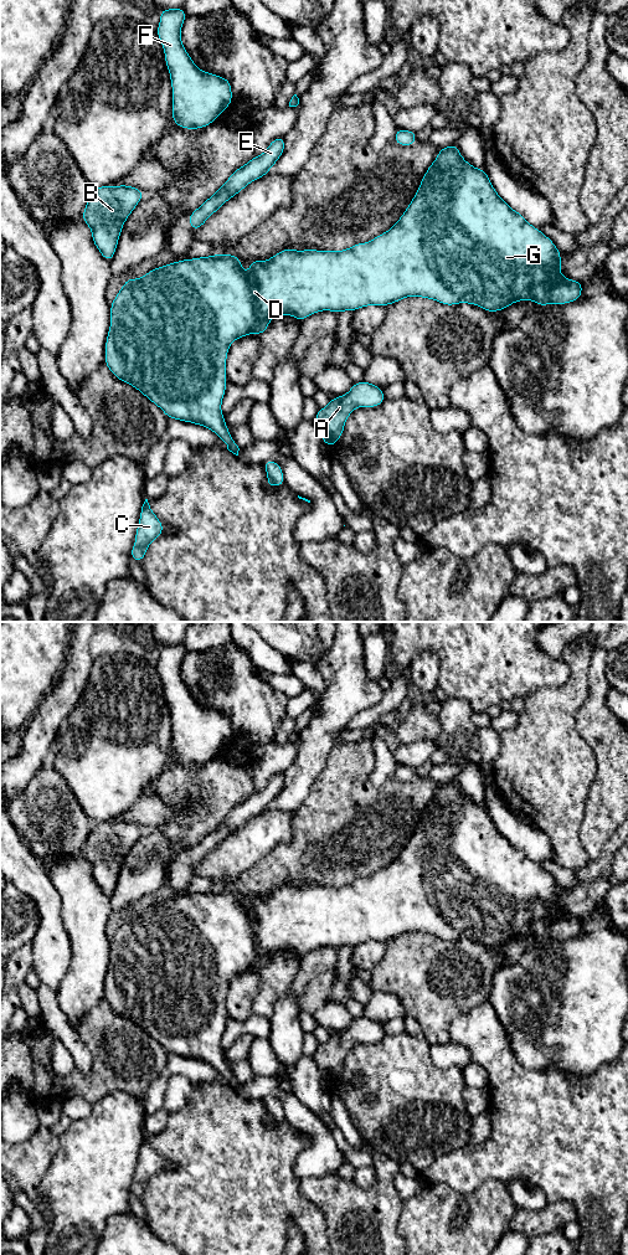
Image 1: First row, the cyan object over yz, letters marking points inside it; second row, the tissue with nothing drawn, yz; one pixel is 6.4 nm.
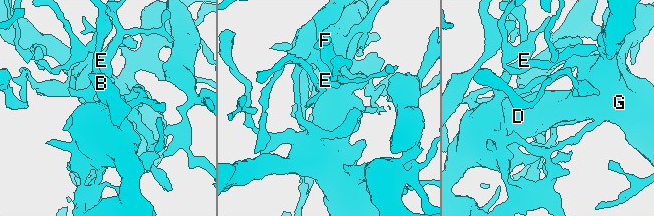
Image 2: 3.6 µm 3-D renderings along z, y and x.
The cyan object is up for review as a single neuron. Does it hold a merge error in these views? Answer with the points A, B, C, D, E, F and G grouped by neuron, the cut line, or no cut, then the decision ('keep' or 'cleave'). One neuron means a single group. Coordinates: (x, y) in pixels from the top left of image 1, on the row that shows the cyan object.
A B C D E F G; no cut; keep

